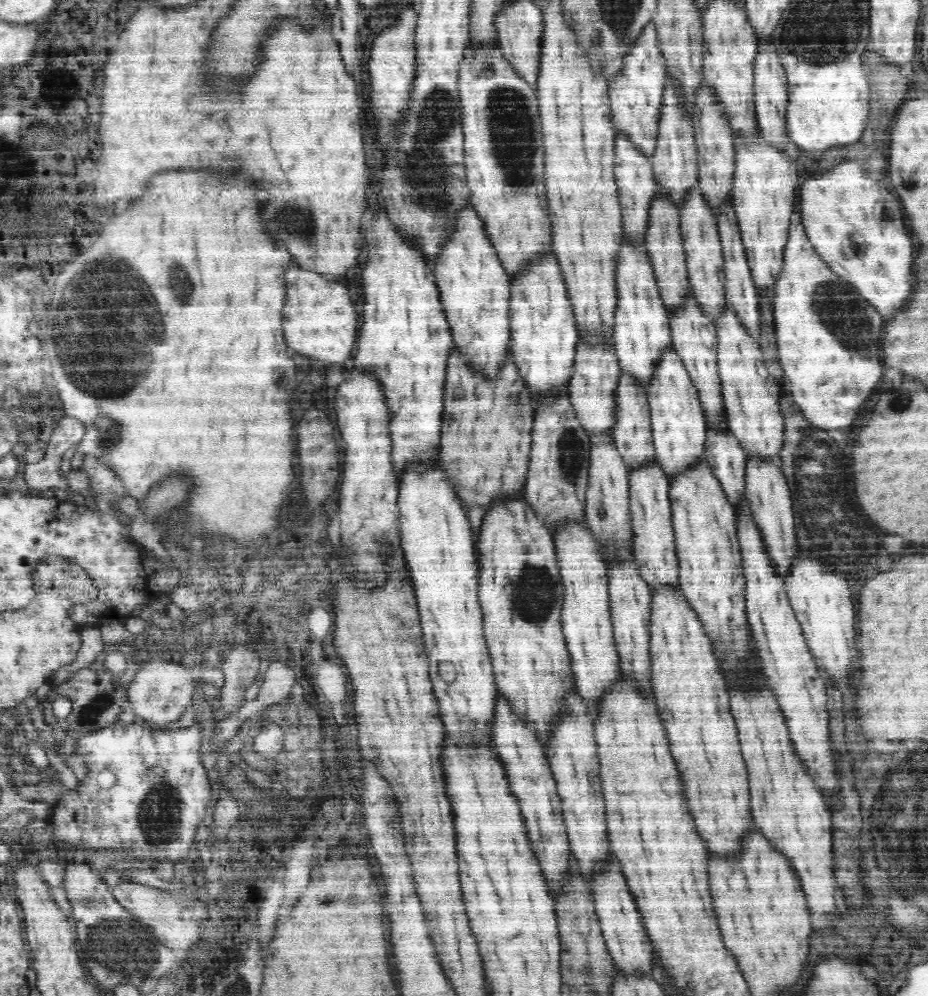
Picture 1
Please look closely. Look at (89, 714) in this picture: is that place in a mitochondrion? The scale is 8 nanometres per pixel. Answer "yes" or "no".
yes

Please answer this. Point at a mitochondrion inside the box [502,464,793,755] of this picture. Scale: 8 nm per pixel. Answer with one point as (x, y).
(534, 591)

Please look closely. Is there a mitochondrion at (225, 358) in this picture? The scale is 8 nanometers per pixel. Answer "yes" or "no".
no

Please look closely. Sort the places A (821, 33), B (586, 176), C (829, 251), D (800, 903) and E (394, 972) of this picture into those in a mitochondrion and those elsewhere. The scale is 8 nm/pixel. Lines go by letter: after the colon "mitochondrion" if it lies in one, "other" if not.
A: mitochondrion
B: other
C: other
D: other
E: other

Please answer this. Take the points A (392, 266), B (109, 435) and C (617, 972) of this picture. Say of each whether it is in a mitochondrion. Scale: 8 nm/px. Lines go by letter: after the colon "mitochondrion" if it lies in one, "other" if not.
A: other
B: mitochondrion
C: other

